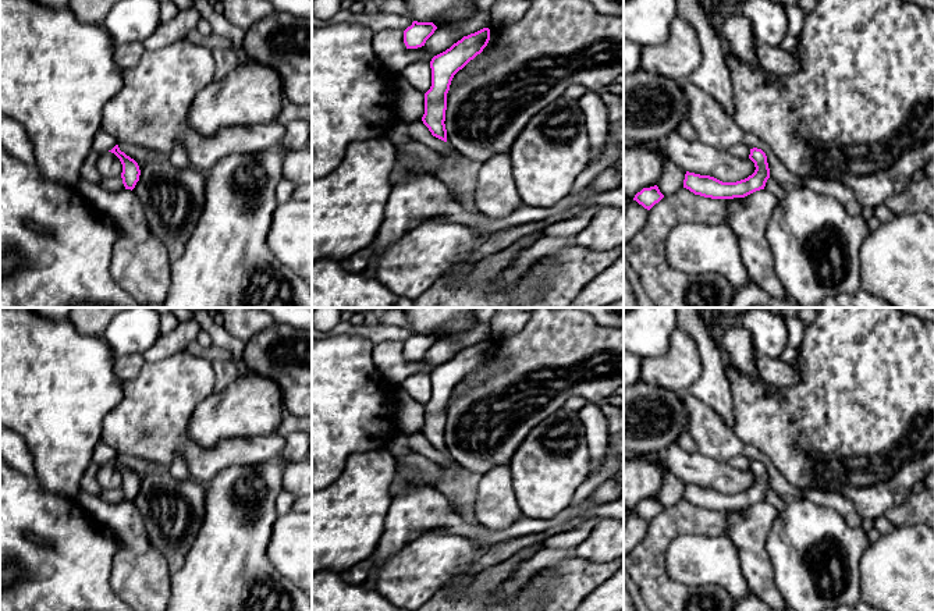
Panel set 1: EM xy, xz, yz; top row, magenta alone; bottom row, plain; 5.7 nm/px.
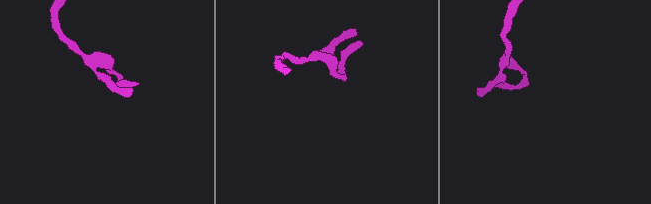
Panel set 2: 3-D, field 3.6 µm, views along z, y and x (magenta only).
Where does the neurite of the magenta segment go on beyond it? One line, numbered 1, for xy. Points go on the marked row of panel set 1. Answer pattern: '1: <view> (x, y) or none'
1: none

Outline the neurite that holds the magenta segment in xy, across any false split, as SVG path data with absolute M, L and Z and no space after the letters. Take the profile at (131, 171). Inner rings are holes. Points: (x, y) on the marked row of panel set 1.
M116 145L111 150L109 150L111 153L114 153L121 164L122 164L122 173L121 173L121 178L122 178L122 184L125 187L125 189L134 189L136 182L139 181L139 175L141 175L141 170L138 163L131 159L129 156L127 156L124 152L120 150L118 145Z

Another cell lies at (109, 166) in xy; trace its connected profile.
M111 152L99 154L96 167L102 178L121 177L122 173L120 159Z

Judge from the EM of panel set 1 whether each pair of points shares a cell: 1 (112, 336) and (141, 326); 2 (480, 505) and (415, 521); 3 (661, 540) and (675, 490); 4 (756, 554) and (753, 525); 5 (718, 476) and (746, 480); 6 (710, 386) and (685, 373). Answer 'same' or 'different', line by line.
1: same
2: different
3: different
4: same
5: same
6: different

